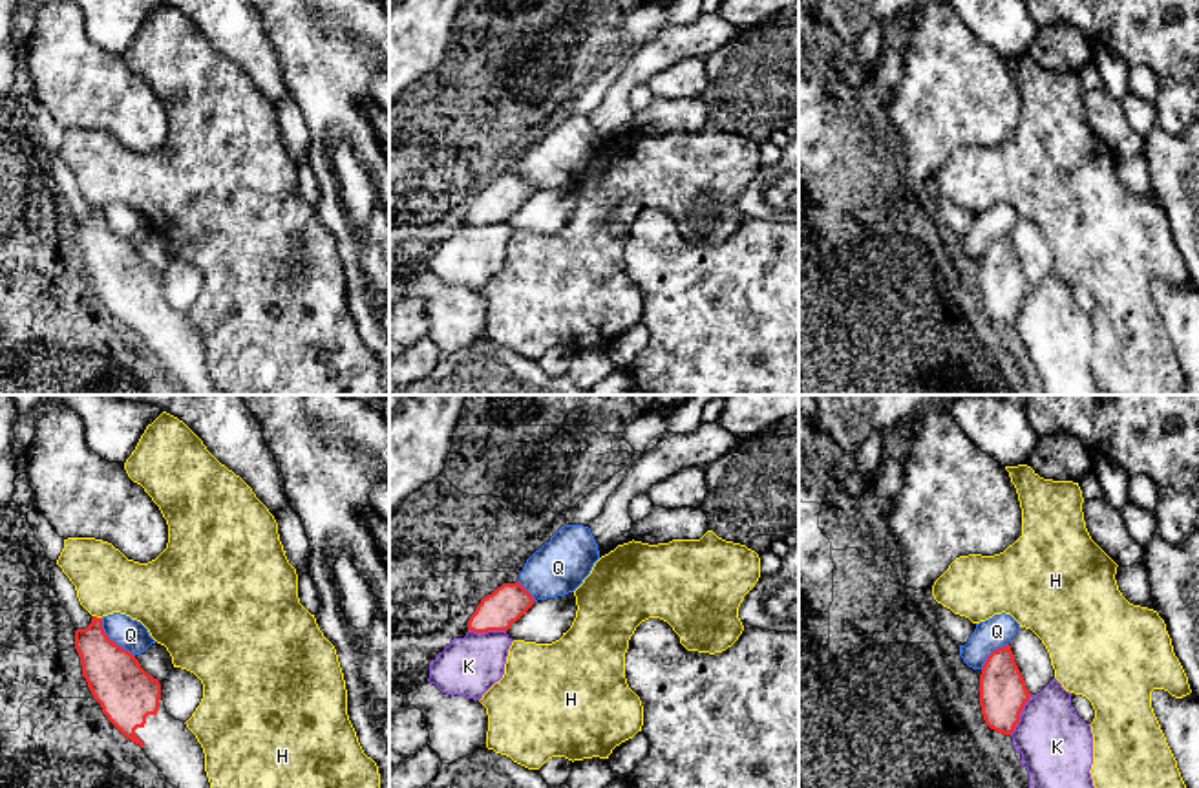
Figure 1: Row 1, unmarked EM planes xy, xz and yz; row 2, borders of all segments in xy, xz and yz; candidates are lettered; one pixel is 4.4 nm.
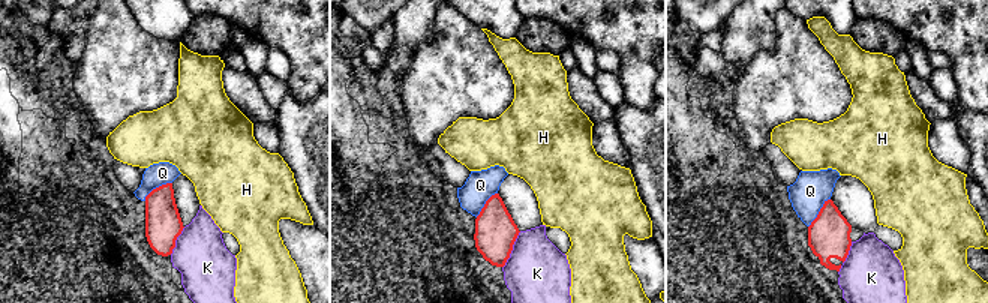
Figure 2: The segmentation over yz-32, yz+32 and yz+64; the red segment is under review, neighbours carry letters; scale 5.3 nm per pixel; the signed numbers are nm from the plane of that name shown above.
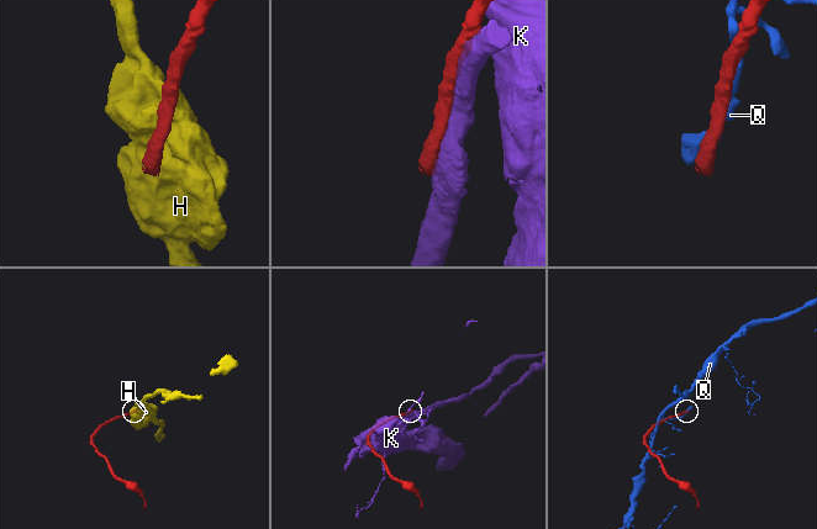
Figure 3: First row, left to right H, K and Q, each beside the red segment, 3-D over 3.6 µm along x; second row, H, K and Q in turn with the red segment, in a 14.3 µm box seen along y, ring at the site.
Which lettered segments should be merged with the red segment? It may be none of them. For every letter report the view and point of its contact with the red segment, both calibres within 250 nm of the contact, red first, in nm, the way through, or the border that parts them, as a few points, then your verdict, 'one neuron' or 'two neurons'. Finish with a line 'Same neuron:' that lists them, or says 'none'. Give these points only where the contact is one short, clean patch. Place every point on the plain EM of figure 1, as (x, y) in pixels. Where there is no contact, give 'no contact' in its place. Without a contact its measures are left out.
H: xy (95, 207) | 220/280 nm | along xy (94, 205), (101, 209) | two neurons
K: yz (1018, 306) | 200/320 nm | two neurons
Q: xy (112, 231) | 260/140 nm | two neurons
Same neuron: none

